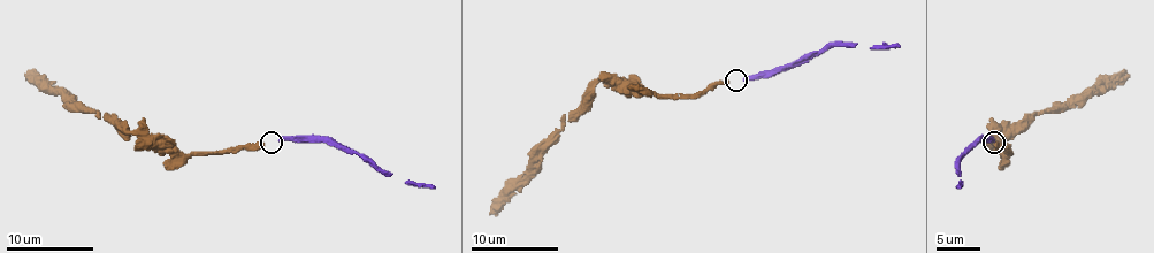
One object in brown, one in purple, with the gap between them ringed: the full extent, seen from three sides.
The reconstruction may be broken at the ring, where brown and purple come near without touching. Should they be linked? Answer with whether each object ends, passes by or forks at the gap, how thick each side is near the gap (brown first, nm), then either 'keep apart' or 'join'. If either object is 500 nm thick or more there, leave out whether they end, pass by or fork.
brown ends | purple ends | 360/280 nm | join

